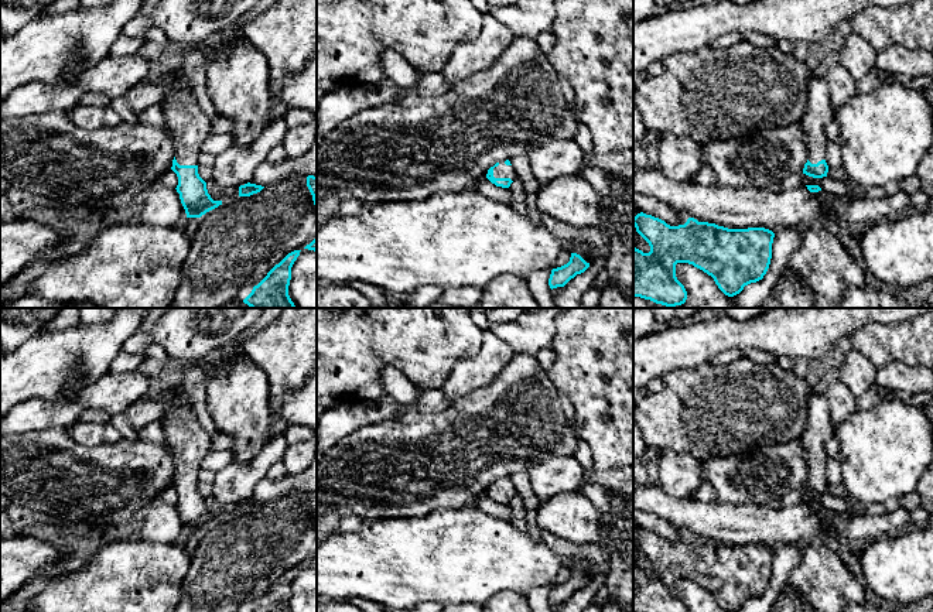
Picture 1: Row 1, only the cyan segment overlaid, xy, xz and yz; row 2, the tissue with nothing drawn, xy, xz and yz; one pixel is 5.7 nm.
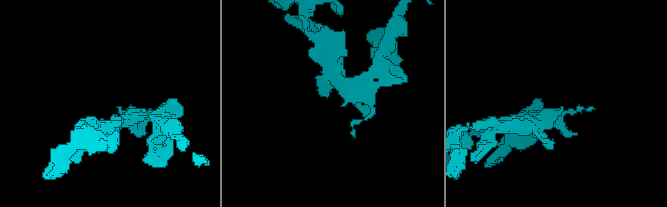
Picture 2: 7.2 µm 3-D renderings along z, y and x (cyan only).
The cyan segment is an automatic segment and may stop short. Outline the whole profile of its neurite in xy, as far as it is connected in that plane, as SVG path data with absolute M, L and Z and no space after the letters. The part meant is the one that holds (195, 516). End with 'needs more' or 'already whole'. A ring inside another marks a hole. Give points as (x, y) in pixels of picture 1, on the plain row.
M180 392L164 414L165 447L170 449L175 473L171 486L178 493L177 509L187 534L201 534L222 522L213 517L206 499L198 490L201 462L209 451L211 435L202 428L194 410L192 399Z; needs more

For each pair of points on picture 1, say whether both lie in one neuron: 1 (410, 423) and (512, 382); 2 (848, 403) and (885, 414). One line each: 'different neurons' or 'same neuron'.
1: same neuron
2: different neurons

